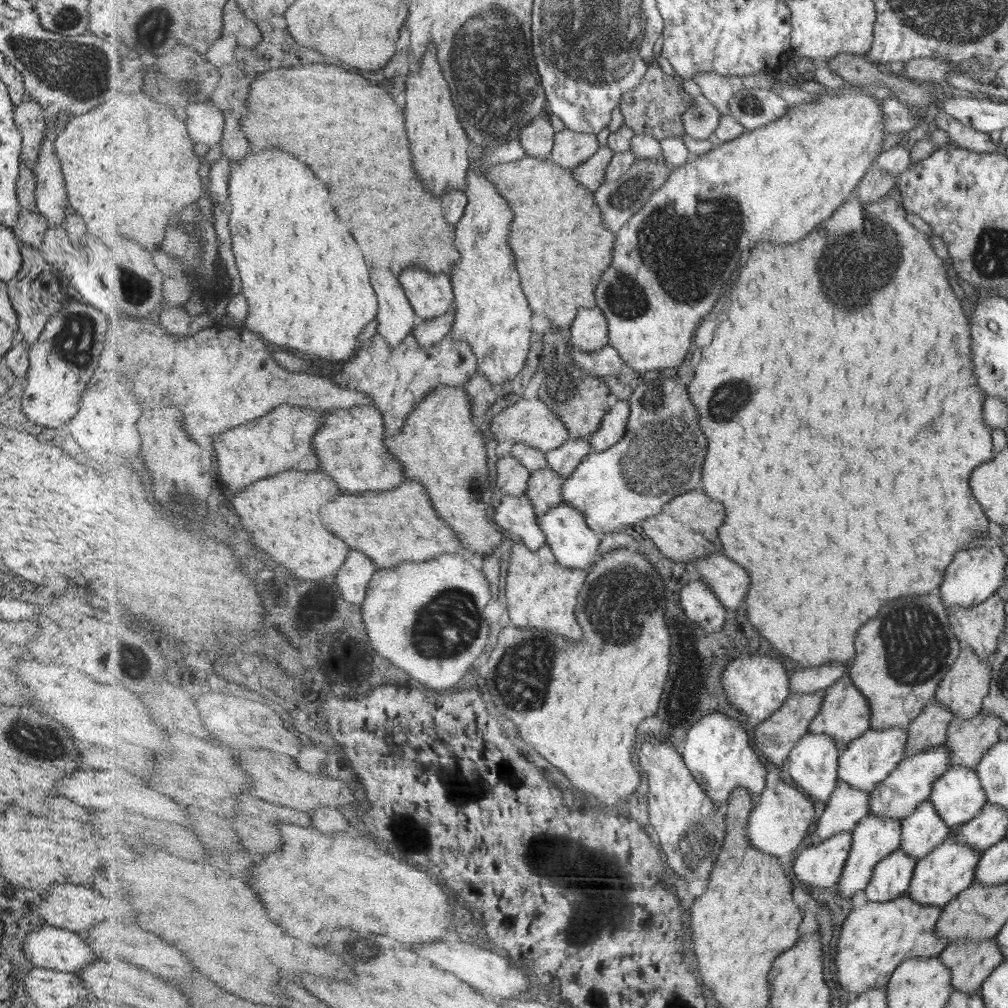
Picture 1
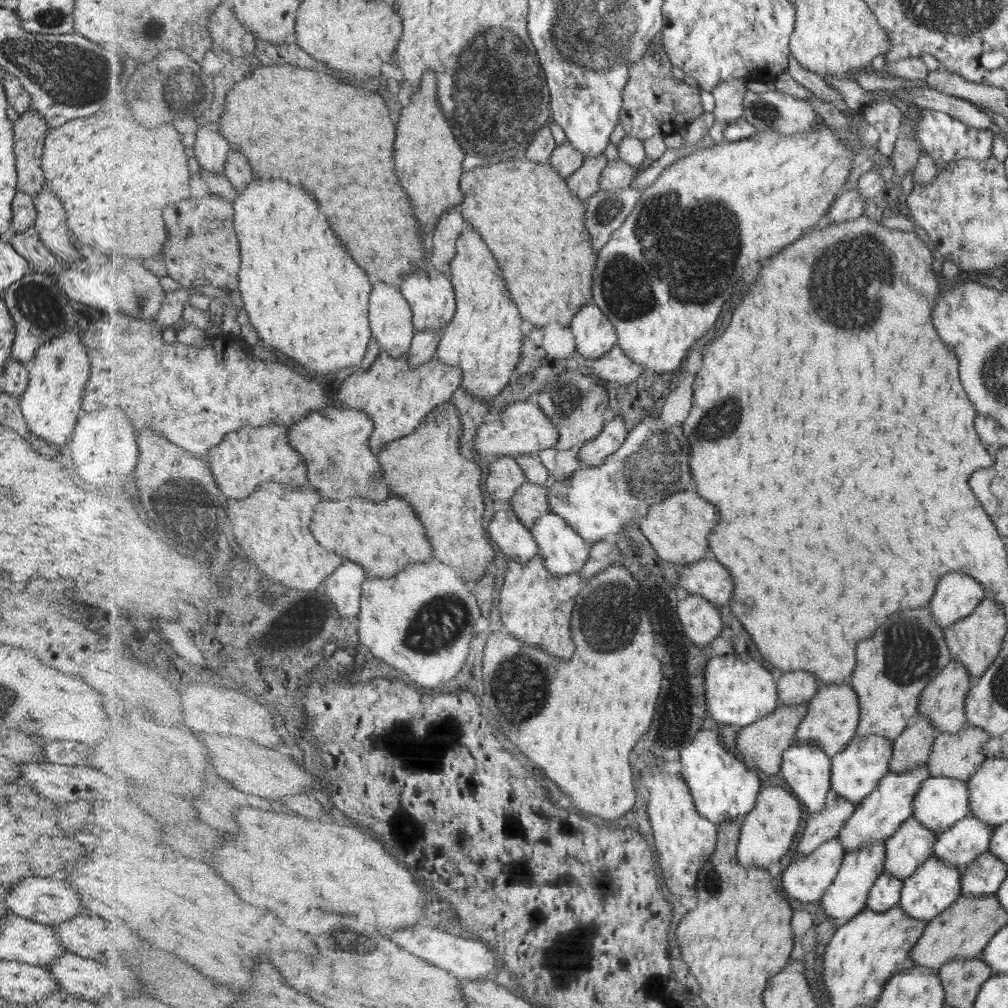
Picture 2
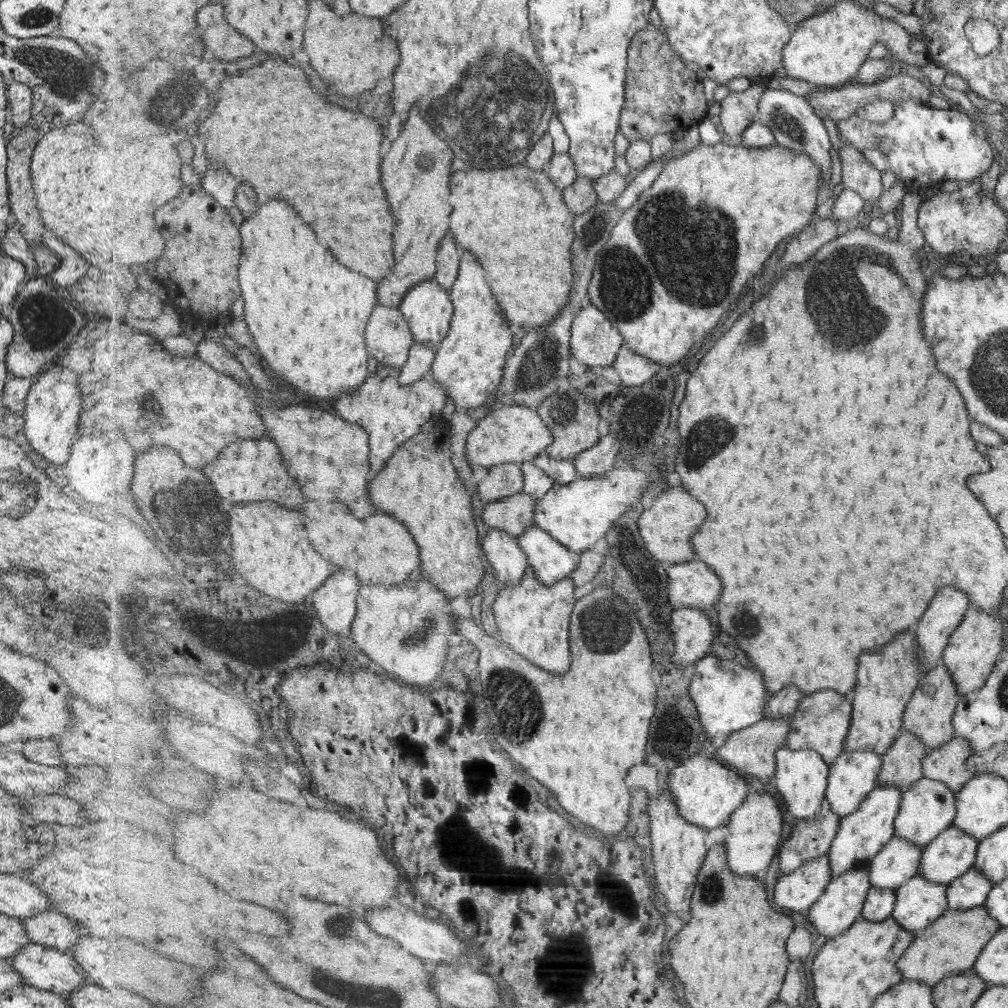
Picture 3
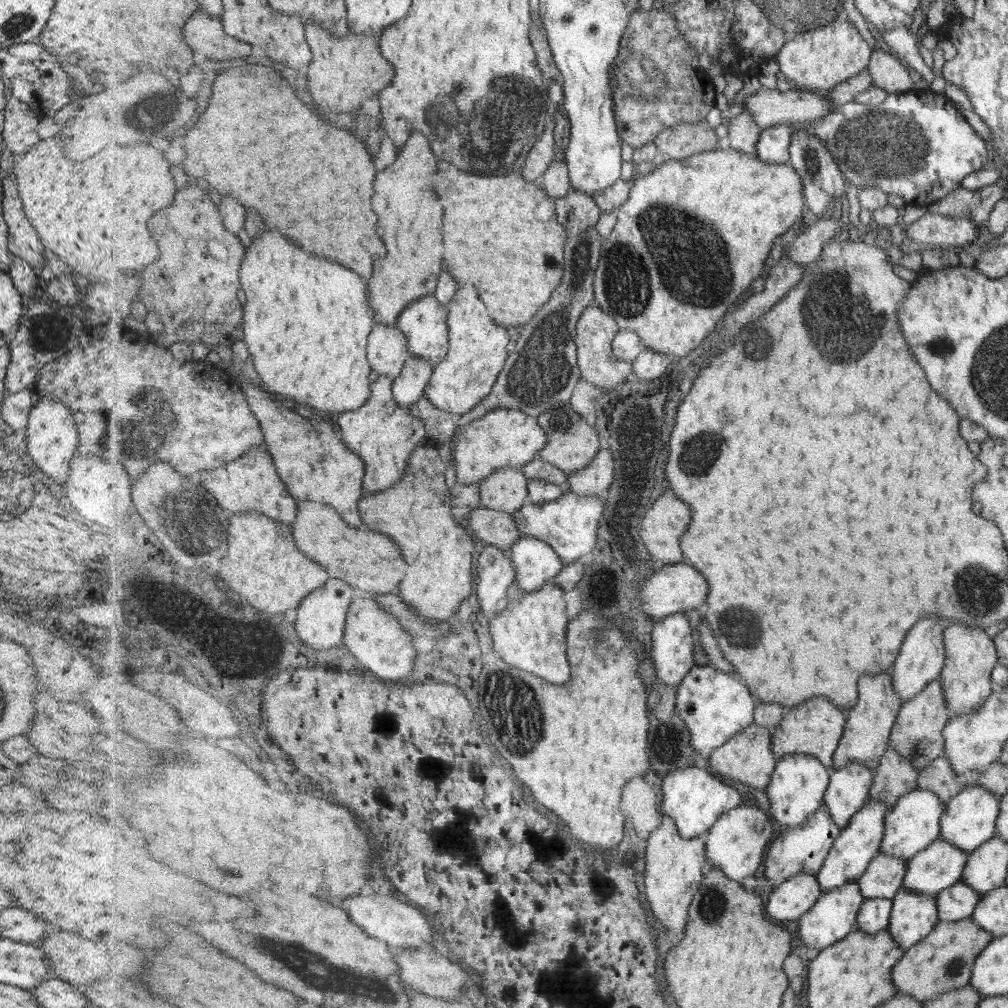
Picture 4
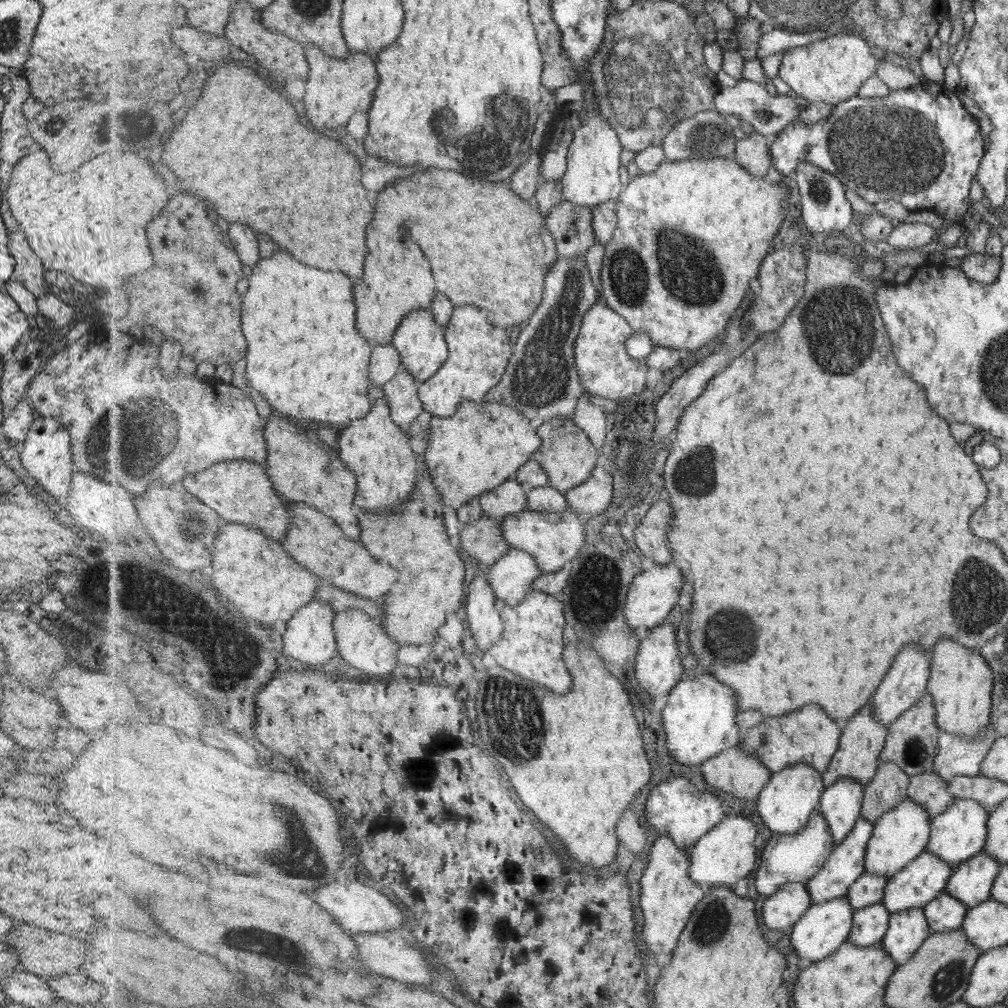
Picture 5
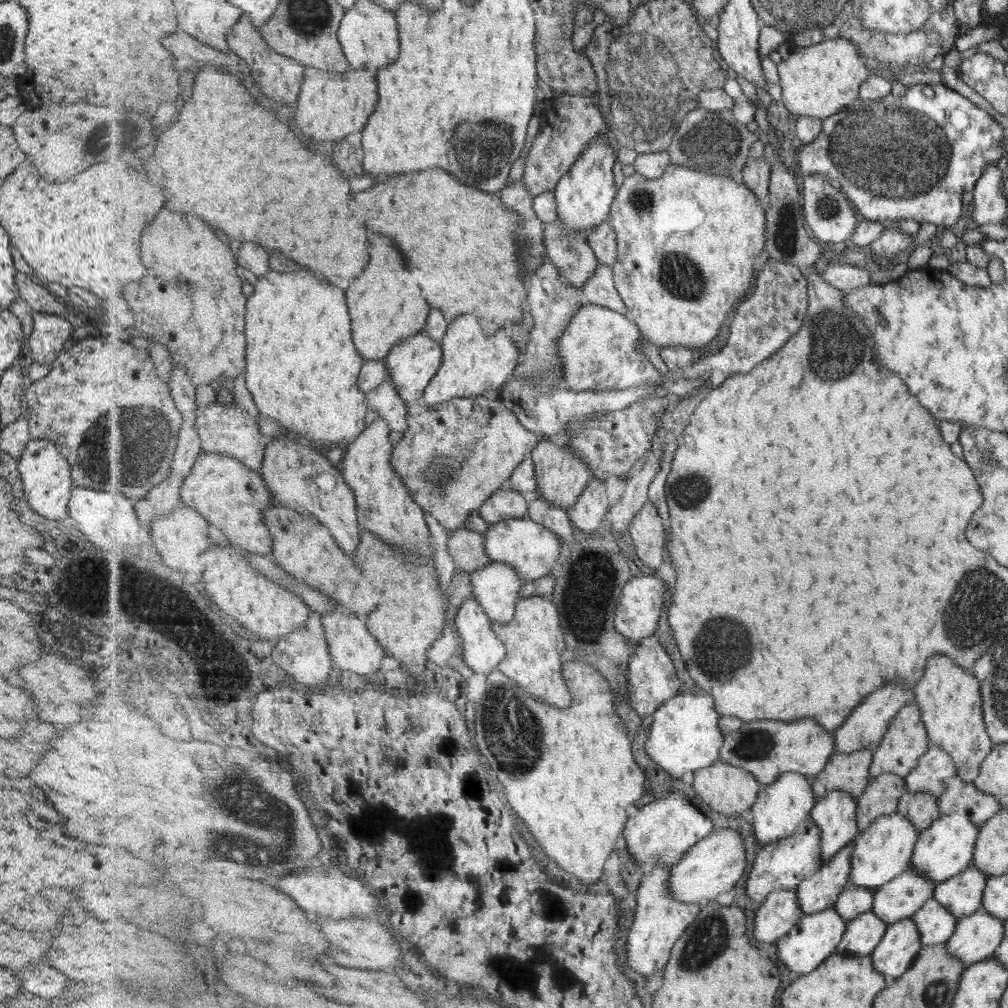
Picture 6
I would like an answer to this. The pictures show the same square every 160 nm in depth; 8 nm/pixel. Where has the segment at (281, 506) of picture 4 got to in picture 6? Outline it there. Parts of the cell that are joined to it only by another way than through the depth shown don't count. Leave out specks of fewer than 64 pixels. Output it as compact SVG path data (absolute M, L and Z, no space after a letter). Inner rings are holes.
M203 452L180 488L183 500L207 522L217 522L217 528L229 542L251 553L265 554L271 550L273 534L265 524L263 512L273 506L272 492L260 470L249 468L231 455Z

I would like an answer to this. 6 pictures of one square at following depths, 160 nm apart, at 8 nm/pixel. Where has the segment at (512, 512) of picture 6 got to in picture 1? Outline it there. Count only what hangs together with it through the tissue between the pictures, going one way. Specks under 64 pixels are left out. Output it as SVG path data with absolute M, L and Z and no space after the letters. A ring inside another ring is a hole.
M510 454L498 459L496 484L507 495L525 495L530 488L532 472Z

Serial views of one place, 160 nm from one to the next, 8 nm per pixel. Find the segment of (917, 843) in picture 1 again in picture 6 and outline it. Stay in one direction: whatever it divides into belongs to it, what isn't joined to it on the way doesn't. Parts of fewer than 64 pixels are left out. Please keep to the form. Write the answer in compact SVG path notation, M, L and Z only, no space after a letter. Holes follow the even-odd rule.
M850 883L840 894L840 899L835 904L835 910L846 921L853 920L861 914L872 911L875 893L874 889Z

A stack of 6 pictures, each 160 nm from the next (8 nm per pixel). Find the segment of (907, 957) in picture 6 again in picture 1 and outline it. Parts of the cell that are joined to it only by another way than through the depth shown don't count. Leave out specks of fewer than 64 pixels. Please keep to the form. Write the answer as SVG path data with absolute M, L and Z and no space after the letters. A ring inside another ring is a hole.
M953 832L947 837L947 840L937 849L933 850L929 856L918 860L916 871L907 892L911 898L914 898L919 904L925 906L939 906L942 909L950 904L957 894L971 886L975 881L975 869L977 863L980 863L980 852L969 848L963 842L957 842Z

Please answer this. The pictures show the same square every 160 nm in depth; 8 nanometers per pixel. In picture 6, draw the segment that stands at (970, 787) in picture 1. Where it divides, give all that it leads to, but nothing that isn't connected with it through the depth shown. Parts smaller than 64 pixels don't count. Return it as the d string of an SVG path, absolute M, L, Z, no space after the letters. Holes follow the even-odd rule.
M901 813L880 816L871 827L861 831L855 840L850 882L876 890L909 871L920 833L918 828Z

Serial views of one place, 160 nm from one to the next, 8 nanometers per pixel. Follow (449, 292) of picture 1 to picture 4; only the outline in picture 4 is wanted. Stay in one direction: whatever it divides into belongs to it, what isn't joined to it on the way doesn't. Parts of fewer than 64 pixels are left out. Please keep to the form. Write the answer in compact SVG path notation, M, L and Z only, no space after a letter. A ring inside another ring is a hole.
M424 296L400 314L397 326L409 339L412 355L435 367L445 360L450 347L448 313L435 296Z

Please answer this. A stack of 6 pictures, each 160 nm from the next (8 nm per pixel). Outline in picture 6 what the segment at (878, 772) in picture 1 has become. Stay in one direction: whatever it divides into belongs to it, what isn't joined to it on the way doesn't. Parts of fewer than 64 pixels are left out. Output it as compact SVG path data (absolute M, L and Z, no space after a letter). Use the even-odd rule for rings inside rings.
M833 791L816 801L811 820L820 828L821 860L828 863L856 840L861 832L858 826L858 801L845 791Z

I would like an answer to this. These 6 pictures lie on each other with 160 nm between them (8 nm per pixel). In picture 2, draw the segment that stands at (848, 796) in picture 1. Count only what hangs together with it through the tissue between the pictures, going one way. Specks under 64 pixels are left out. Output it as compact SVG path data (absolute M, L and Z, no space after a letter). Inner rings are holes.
M832 789L824 810L809 817L797 845L796 857L809 856L829 840L837 838L845 823L855 814L858 805Z

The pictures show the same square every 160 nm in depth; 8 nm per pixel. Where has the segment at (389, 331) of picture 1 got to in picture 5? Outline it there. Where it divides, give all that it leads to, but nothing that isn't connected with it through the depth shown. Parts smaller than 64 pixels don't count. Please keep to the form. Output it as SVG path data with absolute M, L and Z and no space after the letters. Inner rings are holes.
M393 341L373 347L372 364L369 365L370 383L383 387L402 370L401 355Z

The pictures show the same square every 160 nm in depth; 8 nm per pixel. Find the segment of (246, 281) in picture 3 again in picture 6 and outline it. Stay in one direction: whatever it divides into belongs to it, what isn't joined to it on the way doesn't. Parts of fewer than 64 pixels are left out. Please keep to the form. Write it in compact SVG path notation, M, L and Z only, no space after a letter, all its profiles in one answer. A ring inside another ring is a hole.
M297 270L297 272L267 272L267 276L263 276L261 280L256 281L254 291L248 297L248 304L246 307L246 336L248 339L248 362L246 367L245 378L246 388L249 392L253 392L255 396L254 402L257 402L257 408L259 408L260 416L277 418L285 428L289 428L291 432L299 434L305 434L305 437L311 442L318 442L319 448L325 444L325 446L337 446L345 447L348 443L353 443L354 440L365 431L367 424L365 424L365 418L367 418L367 410L370 409L367 395L361 392L359 389L360 373L364 368L364 356L361 356L360 350L357 350L357 346L354 343L354 337L351 332L351 314L349 314L349 306L347 306L347 298L345 298L345 292L335 284L331 282L329 278L325 276L319 276L311 270Z

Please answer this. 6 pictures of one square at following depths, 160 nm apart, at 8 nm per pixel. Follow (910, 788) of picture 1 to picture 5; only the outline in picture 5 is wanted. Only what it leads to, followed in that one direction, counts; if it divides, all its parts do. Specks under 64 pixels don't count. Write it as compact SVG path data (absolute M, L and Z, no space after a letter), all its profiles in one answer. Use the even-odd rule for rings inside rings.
M861 816L848 838L836 846L835 851L829 856L821 871L807 882L812 896L812 904L825 904L824 902L828 900L848 896L852 884L856 883L865 873L865 856L875 827L876 823Z

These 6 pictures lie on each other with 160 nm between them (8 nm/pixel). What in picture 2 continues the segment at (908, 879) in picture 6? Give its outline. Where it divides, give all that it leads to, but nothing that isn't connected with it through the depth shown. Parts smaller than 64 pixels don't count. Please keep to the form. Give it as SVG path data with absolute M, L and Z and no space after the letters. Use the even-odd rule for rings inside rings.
M970 814L938 835L933 857L961 869L988 851L994 830L985 821Z

